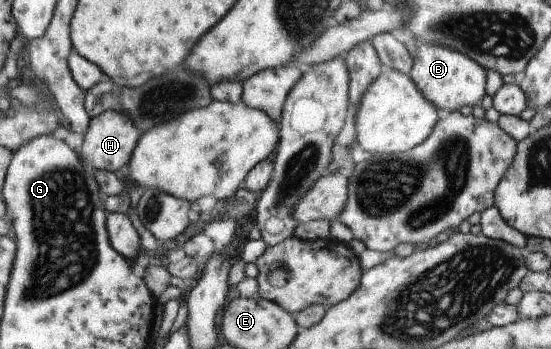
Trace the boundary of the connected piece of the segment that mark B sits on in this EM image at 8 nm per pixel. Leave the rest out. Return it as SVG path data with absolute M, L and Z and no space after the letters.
M407 35L404 45L412 57L413 66L407 76L412 80L416 89L443 114L447 112L458 112L460 107L473 107L479 105L485 94L485 69L477 63L469 60L461 53L453 52L448 48L440 48L437 45L414 40Z

